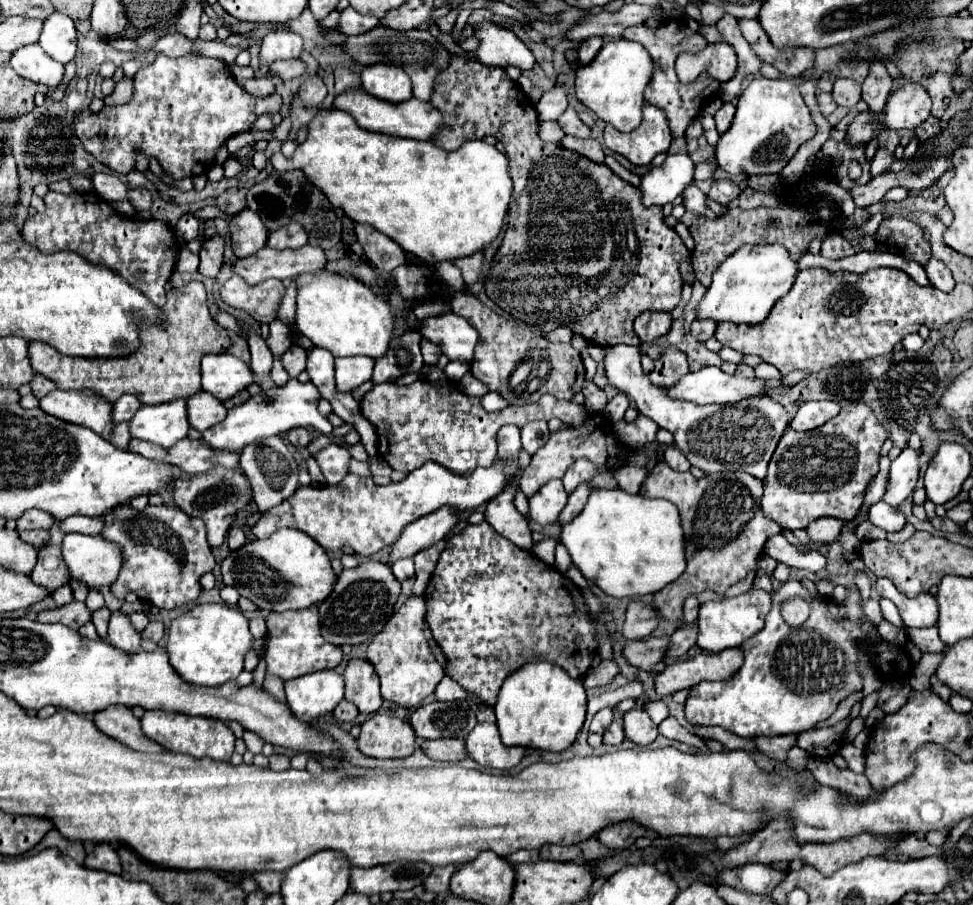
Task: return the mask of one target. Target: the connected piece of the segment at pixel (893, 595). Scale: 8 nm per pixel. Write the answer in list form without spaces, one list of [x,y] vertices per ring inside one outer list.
[[[876,579],[874,589],[880,597],[890,599],[904,621],[904,627],[932,627],[938,621],[938,603],[930,593],[920,593],[916,597],[906,597],[896,591],[892,581]]]

